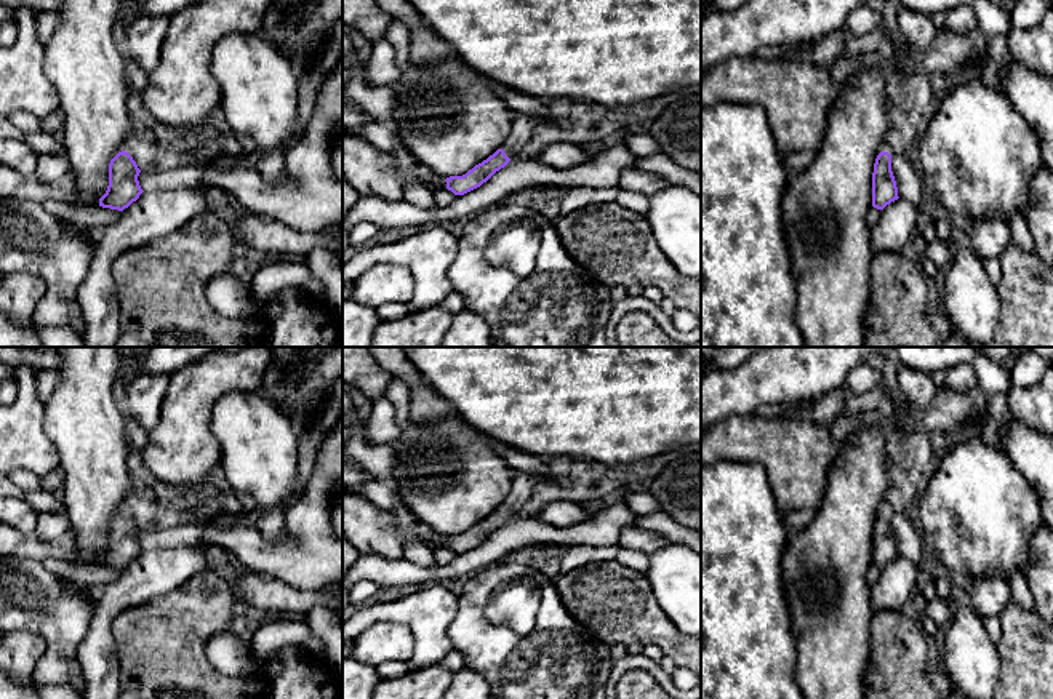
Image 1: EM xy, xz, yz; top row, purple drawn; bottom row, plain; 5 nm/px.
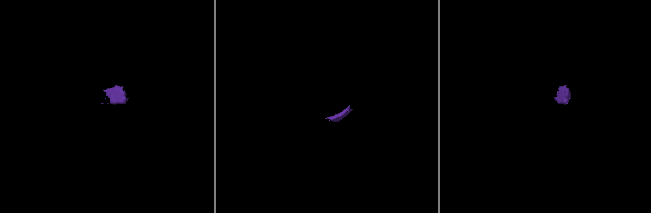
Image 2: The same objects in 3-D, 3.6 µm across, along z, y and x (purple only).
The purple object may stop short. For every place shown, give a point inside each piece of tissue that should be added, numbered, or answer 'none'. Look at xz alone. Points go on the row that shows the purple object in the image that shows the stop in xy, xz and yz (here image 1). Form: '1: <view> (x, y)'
1: xz (524, 125)
2: xz (424, 175)

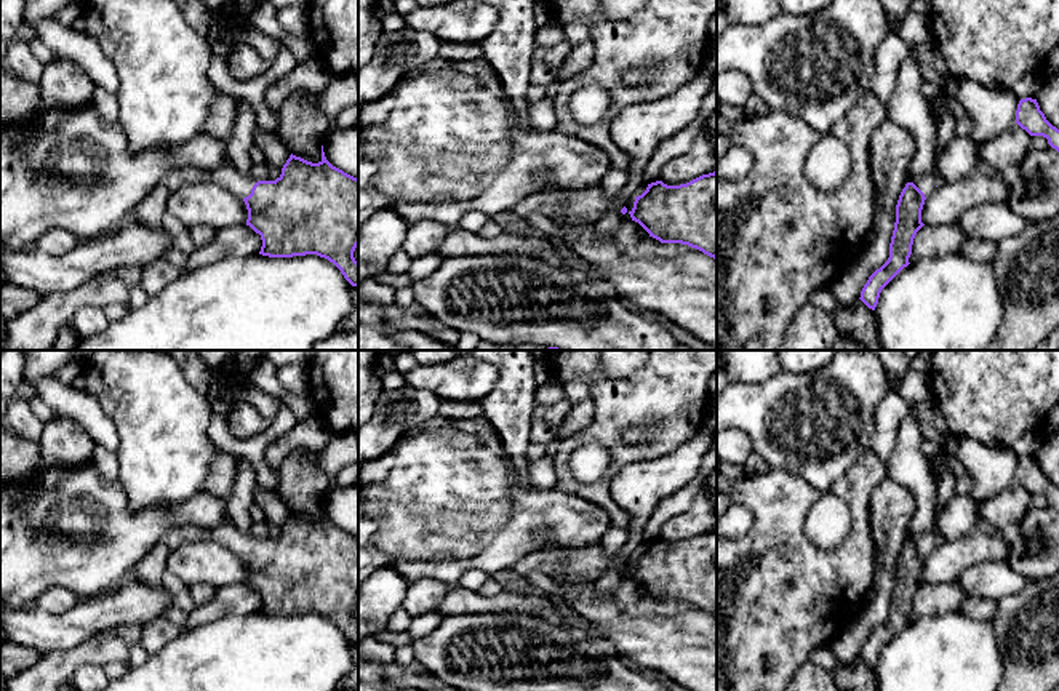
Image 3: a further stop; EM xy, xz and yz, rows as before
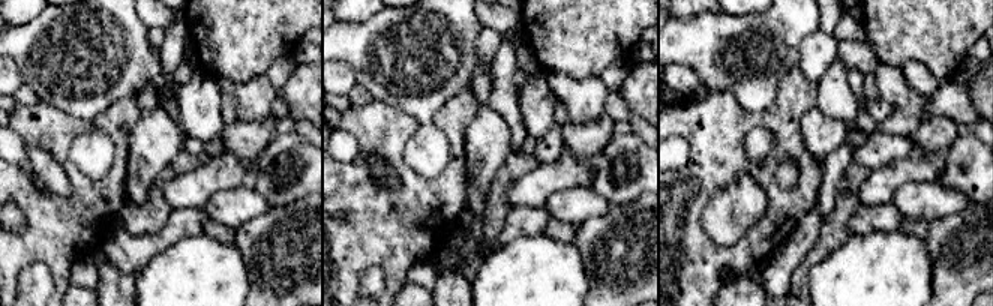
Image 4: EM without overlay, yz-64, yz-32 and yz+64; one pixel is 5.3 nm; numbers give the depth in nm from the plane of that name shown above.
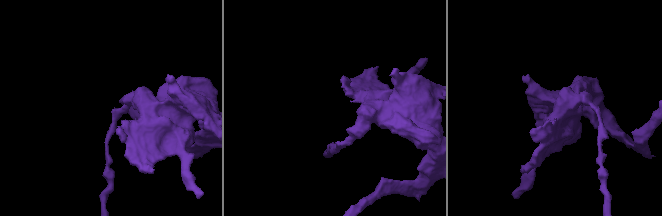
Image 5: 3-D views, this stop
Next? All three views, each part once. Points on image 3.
1: xz (591, 203)

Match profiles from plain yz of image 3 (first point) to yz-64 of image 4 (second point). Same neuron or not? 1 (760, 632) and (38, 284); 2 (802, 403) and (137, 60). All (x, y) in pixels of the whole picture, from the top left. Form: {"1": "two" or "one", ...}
{"1": "two", "2": "one"}

